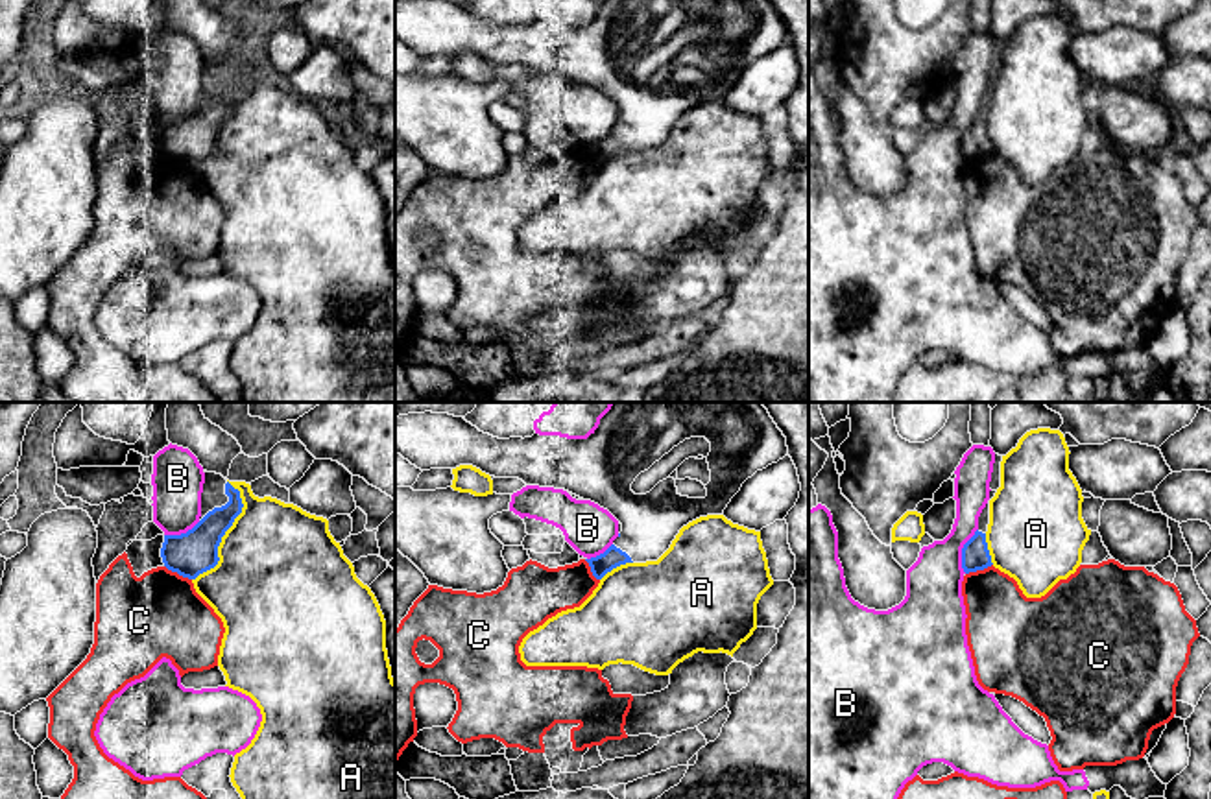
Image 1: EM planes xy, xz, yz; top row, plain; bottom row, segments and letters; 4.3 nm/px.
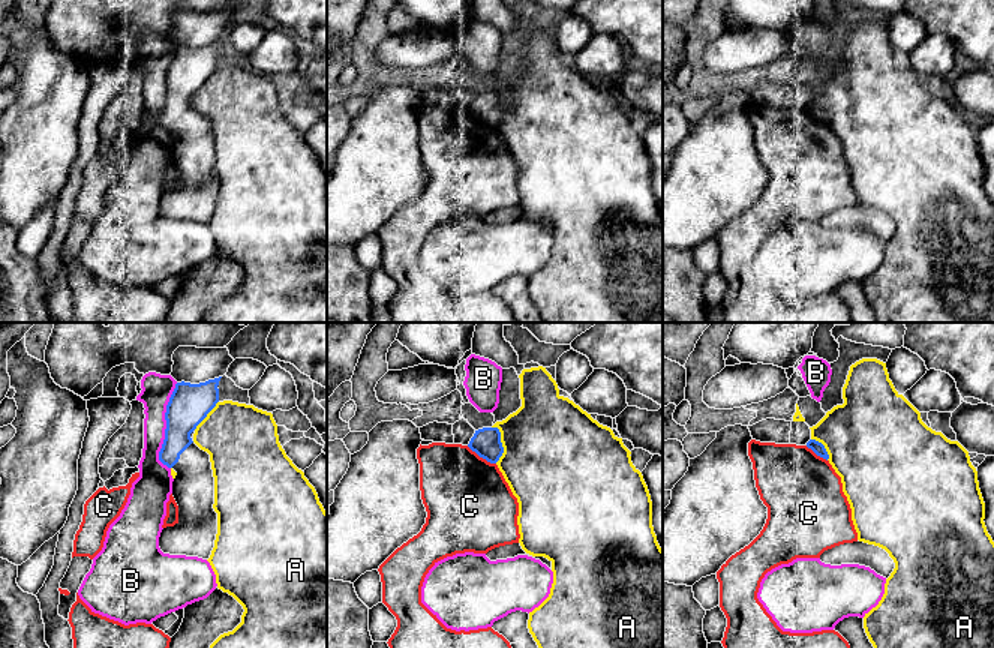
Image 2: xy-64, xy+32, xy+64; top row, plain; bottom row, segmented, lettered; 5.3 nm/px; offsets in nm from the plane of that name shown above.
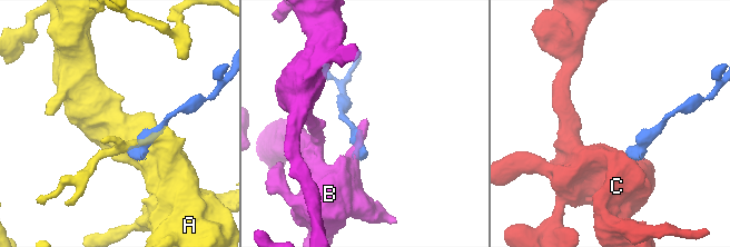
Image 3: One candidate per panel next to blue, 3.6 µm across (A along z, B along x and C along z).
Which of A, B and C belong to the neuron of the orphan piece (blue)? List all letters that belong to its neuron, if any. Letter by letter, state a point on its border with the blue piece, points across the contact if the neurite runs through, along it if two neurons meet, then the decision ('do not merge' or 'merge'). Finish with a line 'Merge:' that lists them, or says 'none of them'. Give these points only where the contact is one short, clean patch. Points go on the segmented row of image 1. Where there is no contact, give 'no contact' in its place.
A: contact xy (224, 534); do not merge
B: contact yz (962, 550); do not merge
C: contact xy (178, 572); do not merge
Merge: none of them

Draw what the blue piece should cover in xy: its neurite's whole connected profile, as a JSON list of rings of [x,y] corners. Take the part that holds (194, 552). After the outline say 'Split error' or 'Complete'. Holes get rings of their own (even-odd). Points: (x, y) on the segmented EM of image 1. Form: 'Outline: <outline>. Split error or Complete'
Outline: [[[229,482],[225,483],[225,495],[229,502],[209,511],[192,530],[181,535],[164,535],[161,557],[168,570],[196,579],[218,565],[222,537],[244,507],[240,491]]]. Complete

